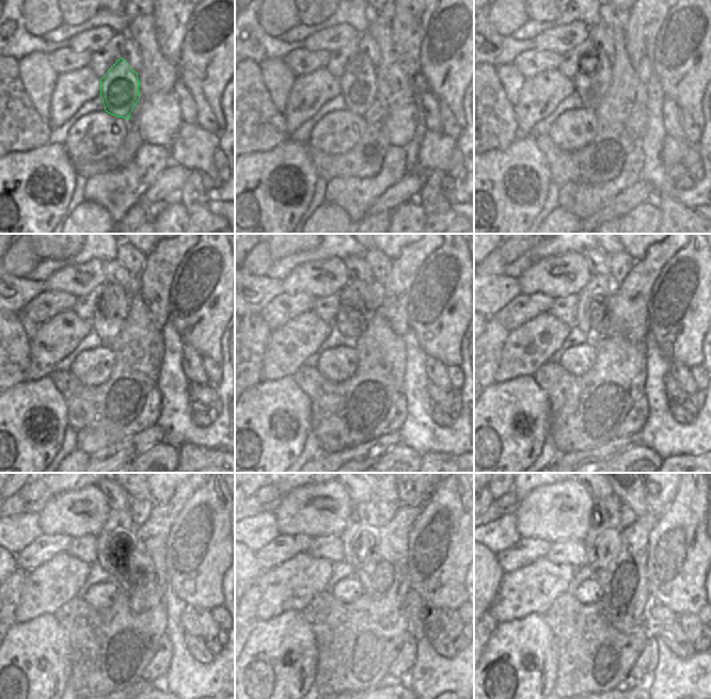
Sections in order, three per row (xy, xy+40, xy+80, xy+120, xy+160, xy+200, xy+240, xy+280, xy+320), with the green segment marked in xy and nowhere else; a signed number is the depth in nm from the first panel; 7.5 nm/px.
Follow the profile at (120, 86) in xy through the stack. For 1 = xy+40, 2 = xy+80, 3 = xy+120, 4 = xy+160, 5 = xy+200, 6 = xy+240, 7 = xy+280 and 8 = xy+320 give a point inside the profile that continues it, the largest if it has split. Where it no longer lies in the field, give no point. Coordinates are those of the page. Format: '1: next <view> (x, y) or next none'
1: next xy+40 (358, 86)
2: next xy+80 (591, 82)
3: next xy+120 (113, 306)
4: next xy+160 (358, 301)
5: next xy+200 (594, 298)
6: next xy+240 (114, 540)
7: next xy+280 (364, 517)
8: next xy+320 (605, 514)

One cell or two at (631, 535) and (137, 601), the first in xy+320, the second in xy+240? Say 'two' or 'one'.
one

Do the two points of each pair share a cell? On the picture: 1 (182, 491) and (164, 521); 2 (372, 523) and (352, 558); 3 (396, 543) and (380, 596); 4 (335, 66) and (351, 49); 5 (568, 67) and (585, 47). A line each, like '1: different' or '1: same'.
1: same
2: same
3: same
4: same
5: same

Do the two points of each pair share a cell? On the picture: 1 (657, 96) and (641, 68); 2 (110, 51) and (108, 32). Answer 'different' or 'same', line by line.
1: different
2: different

